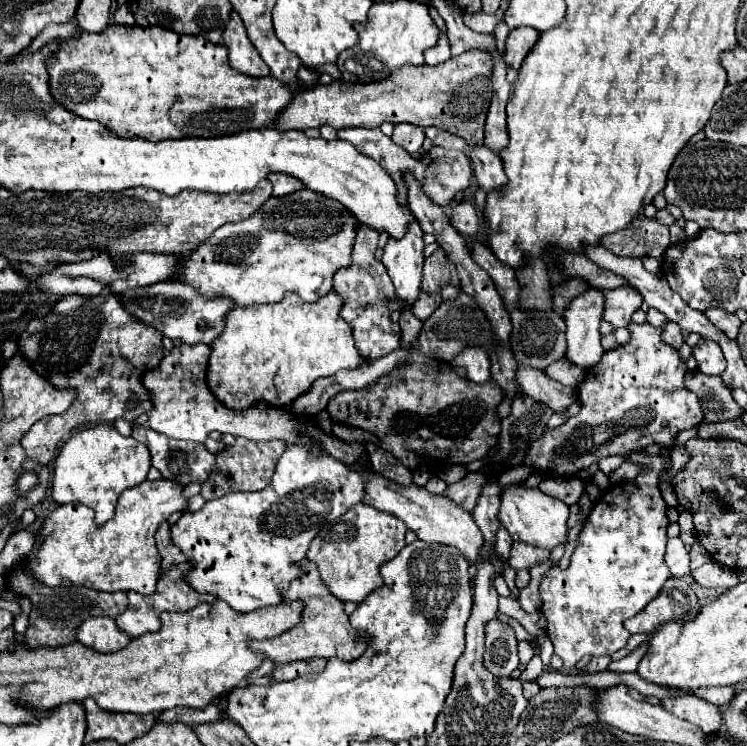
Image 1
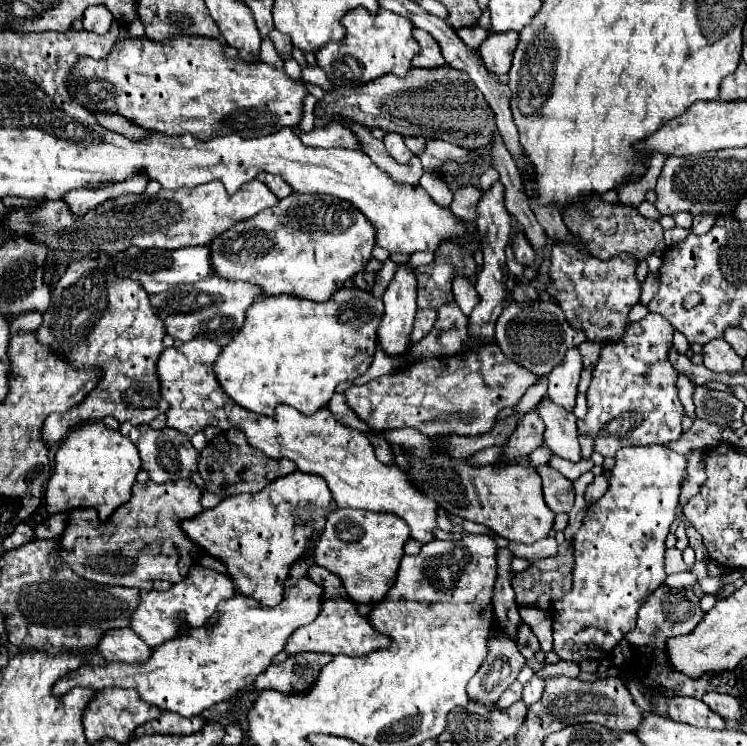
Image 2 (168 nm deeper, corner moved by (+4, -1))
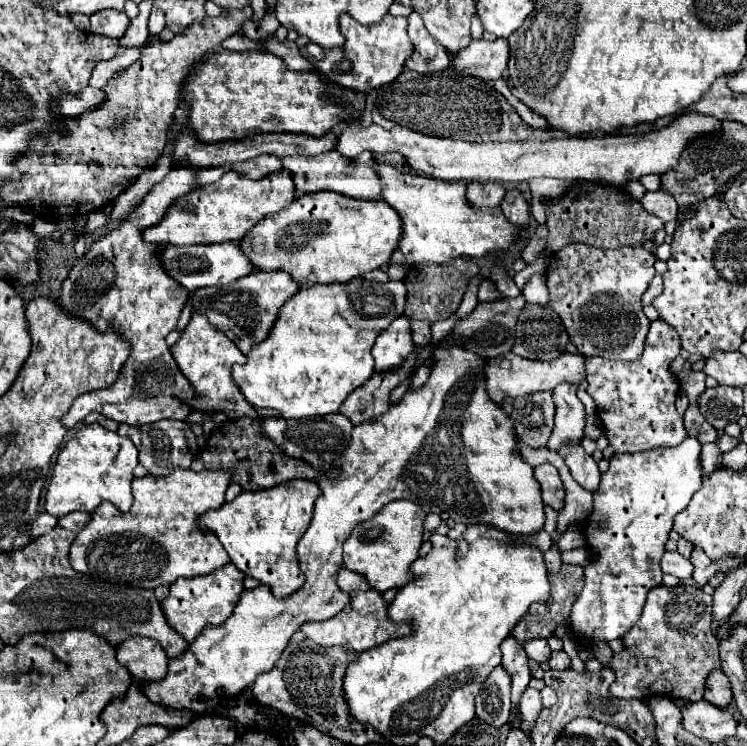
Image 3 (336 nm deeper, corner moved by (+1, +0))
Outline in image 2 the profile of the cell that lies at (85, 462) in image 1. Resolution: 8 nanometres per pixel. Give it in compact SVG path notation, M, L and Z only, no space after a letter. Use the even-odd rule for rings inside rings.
M102 421L98 423L84 423L78 429L74 429L58 447L56 457L54 457L54 473L46 485L46 511L50 515L54 513L64 513L70 509L78 509L78 507L92 507L98 511L100 521L106 521L114 509L118 509L122 503L126 503L130 499L130 489L136 481L138 471L142 469L142 461L138 455L138 447L124 437L120 431L112 431L108 429Z

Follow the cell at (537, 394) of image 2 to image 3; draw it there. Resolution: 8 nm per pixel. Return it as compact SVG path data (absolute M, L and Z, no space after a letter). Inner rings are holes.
M541 464L535 468L535 480L541 486L541 496L543 502L555 510L559 510L563 506L563 498L565 498L565 488L563 482L559 478L559 472L555 470L555 466L551 464Z

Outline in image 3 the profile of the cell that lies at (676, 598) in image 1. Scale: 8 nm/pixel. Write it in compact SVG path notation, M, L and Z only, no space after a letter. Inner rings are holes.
M679 584L675 588L667 588L667 586L657 586L653 590L649 590L649 596L647 596L647 602L645 602L645 608L643 608L643 614L639 618L639 622L623 636L623 654L613 654L611 662L609 662L609 668L615 672L615 682L609 686L609 692L615 696L615 698L637 698L637 700L643 700L643 698L649 698L649 696L665 696L665 698L687 698L687 700L701 700L703 696L703 690L705 690L705 676L713 670L713 668L719 668L719 640L709 632L709 624L711 624L711 596L705 594L699 586L687 586L687 584Z

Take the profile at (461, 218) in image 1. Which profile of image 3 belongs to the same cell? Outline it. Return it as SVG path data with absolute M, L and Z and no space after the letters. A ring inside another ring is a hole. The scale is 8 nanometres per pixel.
M471 182L467 186L467 200L477 206L477 208L495 208L501 204L503 196L505 196L505 186L501 182Z

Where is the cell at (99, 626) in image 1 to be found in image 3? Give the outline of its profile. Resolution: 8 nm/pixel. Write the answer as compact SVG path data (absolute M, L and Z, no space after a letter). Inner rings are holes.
M133 638L117 648L117 660L131 672L135 682L159 682L167 676L169 658L153 638Z

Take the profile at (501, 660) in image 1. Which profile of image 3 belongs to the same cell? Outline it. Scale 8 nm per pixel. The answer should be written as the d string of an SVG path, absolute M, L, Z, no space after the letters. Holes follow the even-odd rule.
M497 666L491 672L491 676L485 682L485 688L479 692L475 700L475 706L479 722L493 728L501 728L503 724L507 724L511 702L509 702L509 676L505 676L503 668Z

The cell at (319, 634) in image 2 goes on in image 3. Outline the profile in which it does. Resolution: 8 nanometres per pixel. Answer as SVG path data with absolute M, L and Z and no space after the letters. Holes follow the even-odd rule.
M343 568L343 572L337 574L337 582L341 584L341 588L345 588L351 594L351 604L345 606L337 616L325 620L325 622L305 622L301 626L301 632L309 640L315 640L321 646L345 646L345 648L363 652L363 650L381 646L391 638L399 638L399 636L405 636L411 632L409 622L395 624L387 616L387 602L383 600L383 594L377 592L375 588L369 588L369 584L367 584L367 580L363 580L363 576Z

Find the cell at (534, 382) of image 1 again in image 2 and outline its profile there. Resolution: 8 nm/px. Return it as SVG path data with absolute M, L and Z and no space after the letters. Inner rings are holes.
M544 397L534 409L546 425L544 443L550 447L550 451L562 459L580 461L580 443L574 413L562 409L550 397Z

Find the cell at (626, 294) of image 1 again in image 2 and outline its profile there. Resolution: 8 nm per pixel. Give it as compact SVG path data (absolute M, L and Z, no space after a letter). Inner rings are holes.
M554 243L550 263L552 283L548 285L548 293L560 301L560 309L570 325L584 329L588 341L618 341L622 329L628 325L630 309L640 301L640 287L634 273L638 261L634 261L634 257L626 257L624 253L622 257L600 261L576 251L572 245Z

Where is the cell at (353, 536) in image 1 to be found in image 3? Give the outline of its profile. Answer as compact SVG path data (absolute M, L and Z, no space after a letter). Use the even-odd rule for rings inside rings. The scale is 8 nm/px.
M409 500L389 502L373 520L359 524L343 544L343 566L355 570L367 578L367 582L379 590L401 588L413 580L411 564L419 558L423 544L423 520L425 512L419 504Z

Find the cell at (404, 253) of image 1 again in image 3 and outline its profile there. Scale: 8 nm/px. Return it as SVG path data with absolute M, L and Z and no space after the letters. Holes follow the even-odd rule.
M399 316L385 332L381 332L381 336L377 336L373 346L375 372L389 372L397 368L413 350L415 344L411 340L411 322L409 318Z

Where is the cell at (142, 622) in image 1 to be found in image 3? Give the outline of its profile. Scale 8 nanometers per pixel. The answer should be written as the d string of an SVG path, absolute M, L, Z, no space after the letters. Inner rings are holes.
M225 564L223 568L213 570L205 576L181 578L171 584L171 594L169 594L169 598L165 598L161 602L161 608L163 608L165 616L169 616L169 624L173 624L173 628L177 628L177 632L181 632L181 636L185 636L185 640L193 642L207 624L217 626L217 624L223 624L225 618L231 616L233 608L237 606L243 590L245 590L243 578L245 578L245 574L241 570L237 570L233 564Z

